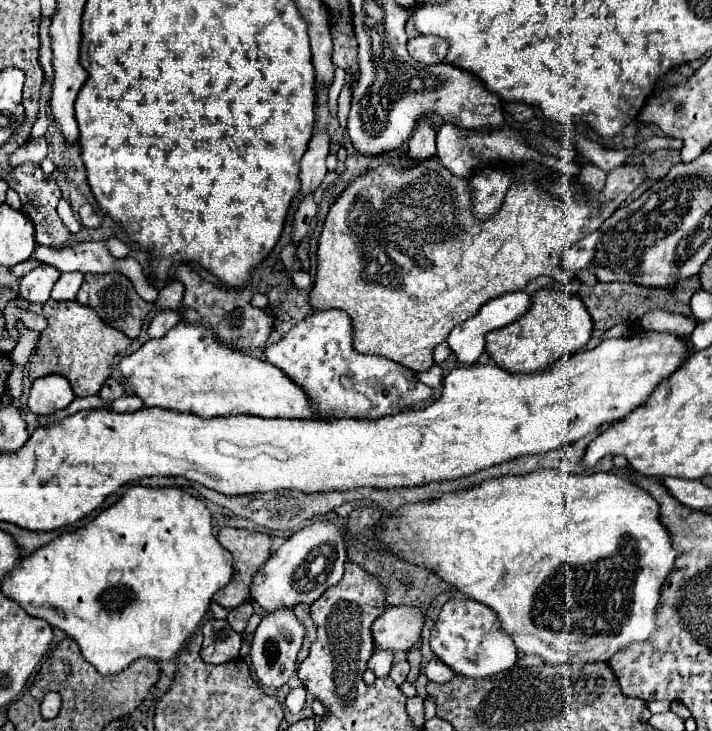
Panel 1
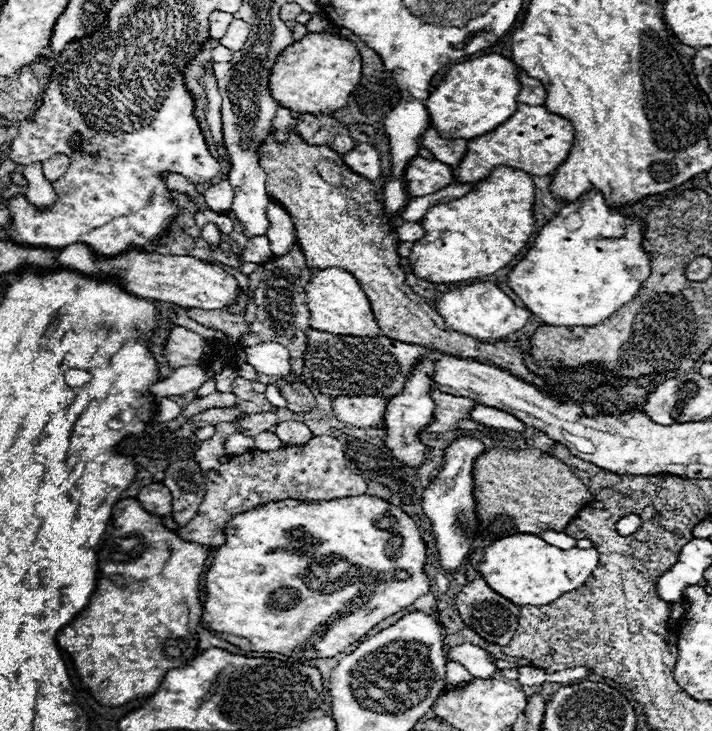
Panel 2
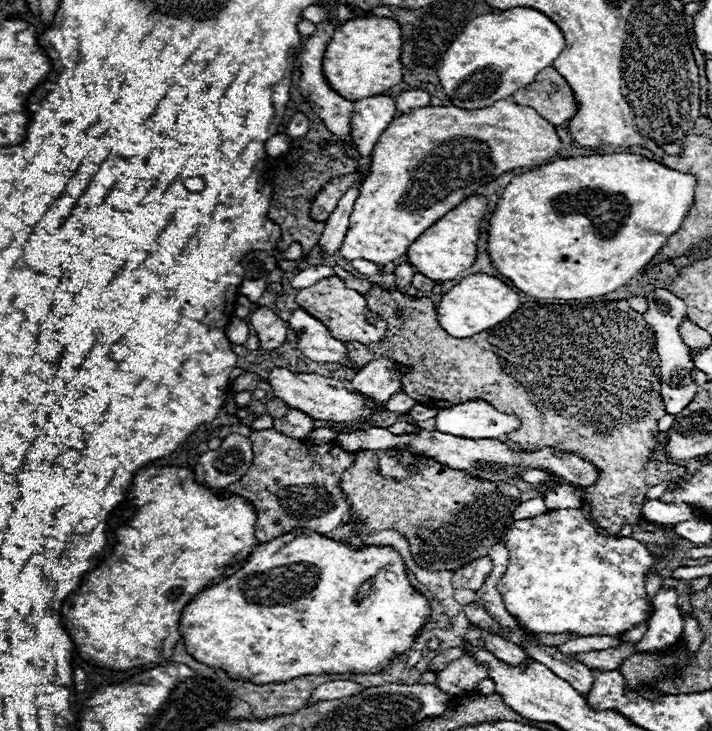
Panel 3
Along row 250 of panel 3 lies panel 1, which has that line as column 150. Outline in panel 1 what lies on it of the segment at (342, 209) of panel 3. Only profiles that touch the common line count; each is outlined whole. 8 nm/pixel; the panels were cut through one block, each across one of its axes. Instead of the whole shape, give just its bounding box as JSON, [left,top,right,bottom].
[148,310,180,338]

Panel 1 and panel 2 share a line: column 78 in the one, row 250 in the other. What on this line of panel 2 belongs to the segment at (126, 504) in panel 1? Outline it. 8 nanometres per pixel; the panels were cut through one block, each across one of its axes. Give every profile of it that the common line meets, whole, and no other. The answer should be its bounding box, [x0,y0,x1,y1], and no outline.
[508,190,650,326]

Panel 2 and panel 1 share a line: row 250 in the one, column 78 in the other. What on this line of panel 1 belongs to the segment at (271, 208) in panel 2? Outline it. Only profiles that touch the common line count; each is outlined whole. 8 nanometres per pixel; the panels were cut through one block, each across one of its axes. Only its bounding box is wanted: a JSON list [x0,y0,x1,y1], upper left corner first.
[50,272,84,300]

